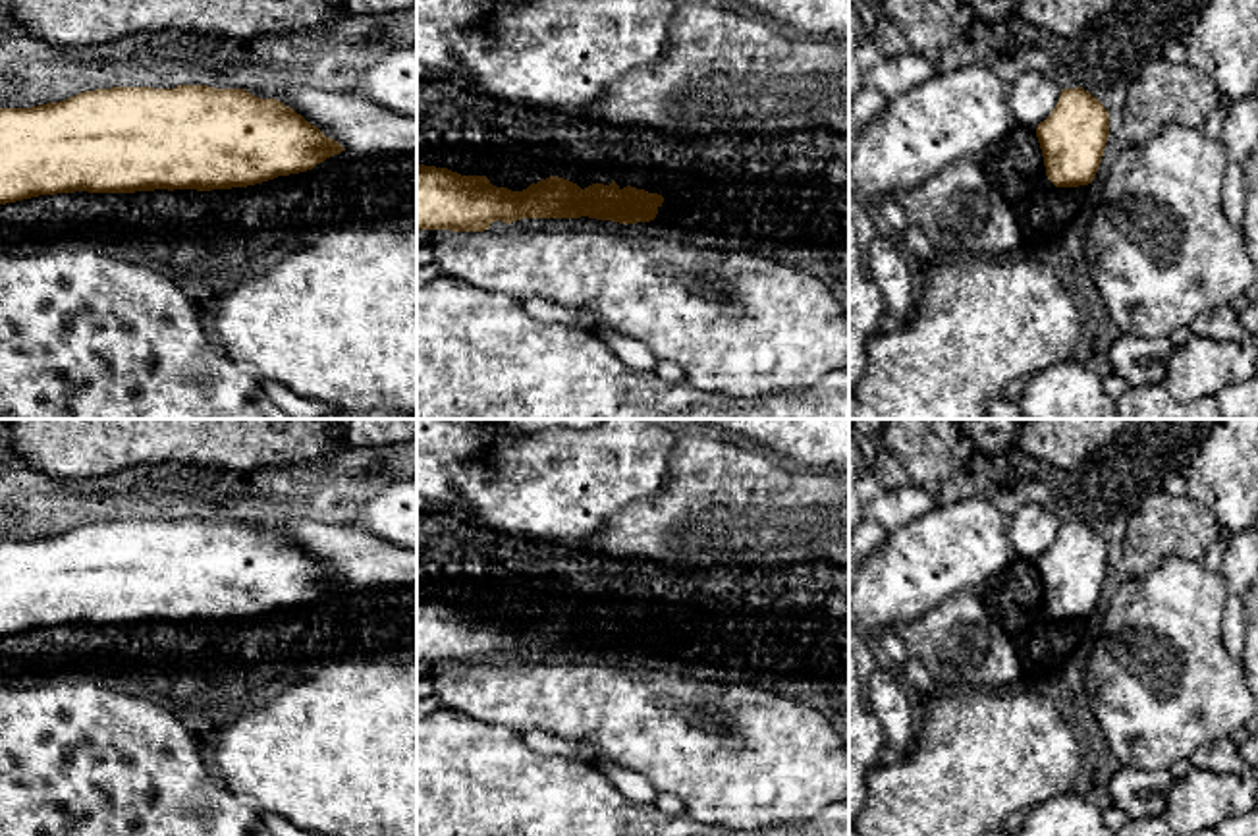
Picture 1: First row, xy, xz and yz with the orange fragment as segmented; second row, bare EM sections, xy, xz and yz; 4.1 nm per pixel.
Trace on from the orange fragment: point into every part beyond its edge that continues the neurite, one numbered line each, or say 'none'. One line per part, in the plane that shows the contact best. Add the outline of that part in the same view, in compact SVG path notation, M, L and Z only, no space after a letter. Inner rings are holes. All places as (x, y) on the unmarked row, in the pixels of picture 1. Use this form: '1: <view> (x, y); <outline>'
none

